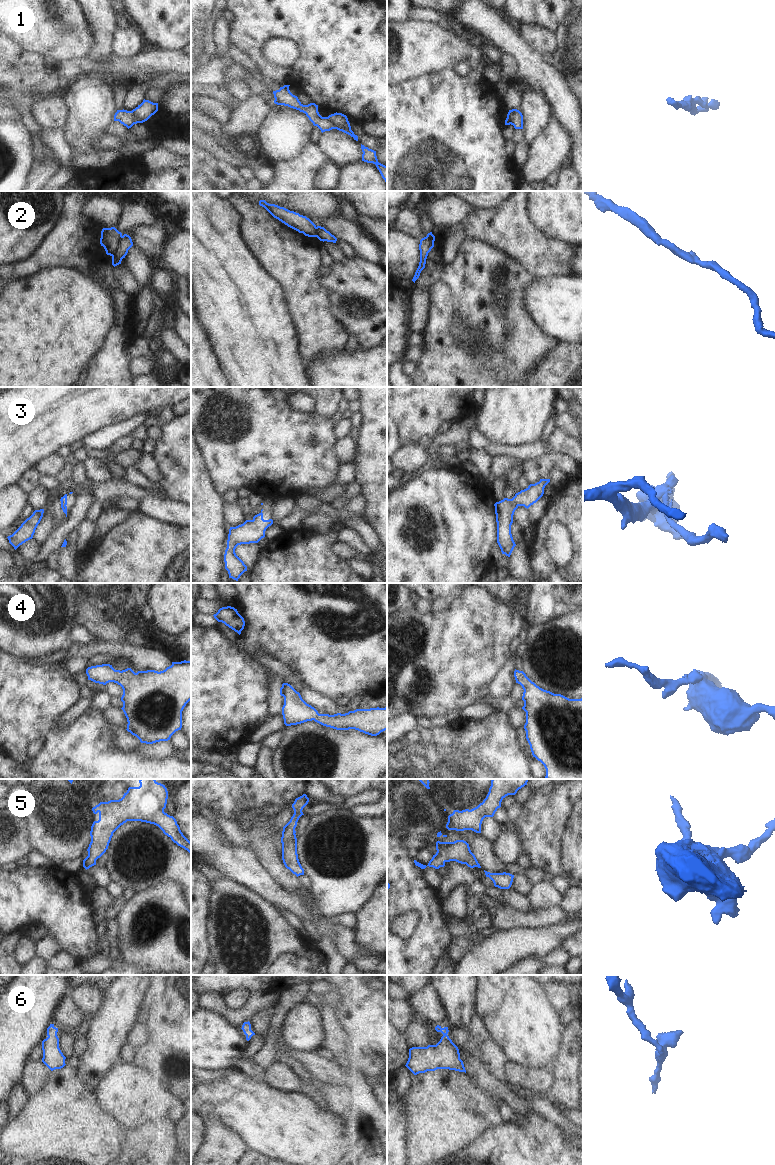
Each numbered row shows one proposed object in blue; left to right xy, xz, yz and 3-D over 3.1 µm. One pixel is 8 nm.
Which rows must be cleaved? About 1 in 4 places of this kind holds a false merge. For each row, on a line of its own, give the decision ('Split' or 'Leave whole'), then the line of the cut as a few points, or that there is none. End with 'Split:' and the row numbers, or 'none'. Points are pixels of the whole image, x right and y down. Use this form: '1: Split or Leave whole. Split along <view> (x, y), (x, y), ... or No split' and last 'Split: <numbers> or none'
1: Split. Split along yz (517, 110), (512, 115), (510, 123)
2: Split. Split along xy (122, 236), (117, 249), (111, 255)
3: Leave whole. No split
4: Leave whole. No split
5: Leave whole. No split
6: Leave whole. No split
Split: 1, 2

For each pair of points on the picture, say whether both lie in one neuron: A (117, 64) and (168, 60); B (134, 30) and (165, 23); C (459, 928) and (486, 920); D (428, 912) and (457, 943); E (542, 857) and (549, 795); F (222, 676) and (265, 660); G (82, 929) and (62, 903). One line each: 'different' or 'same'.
A: same
B: different
C: same
D: different
E: same
F: different
G: same

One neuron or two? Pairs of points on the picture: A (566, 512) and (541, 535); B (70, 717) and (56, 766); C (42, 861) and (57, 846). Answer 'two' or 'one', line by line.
A: one
B: two
C: two

